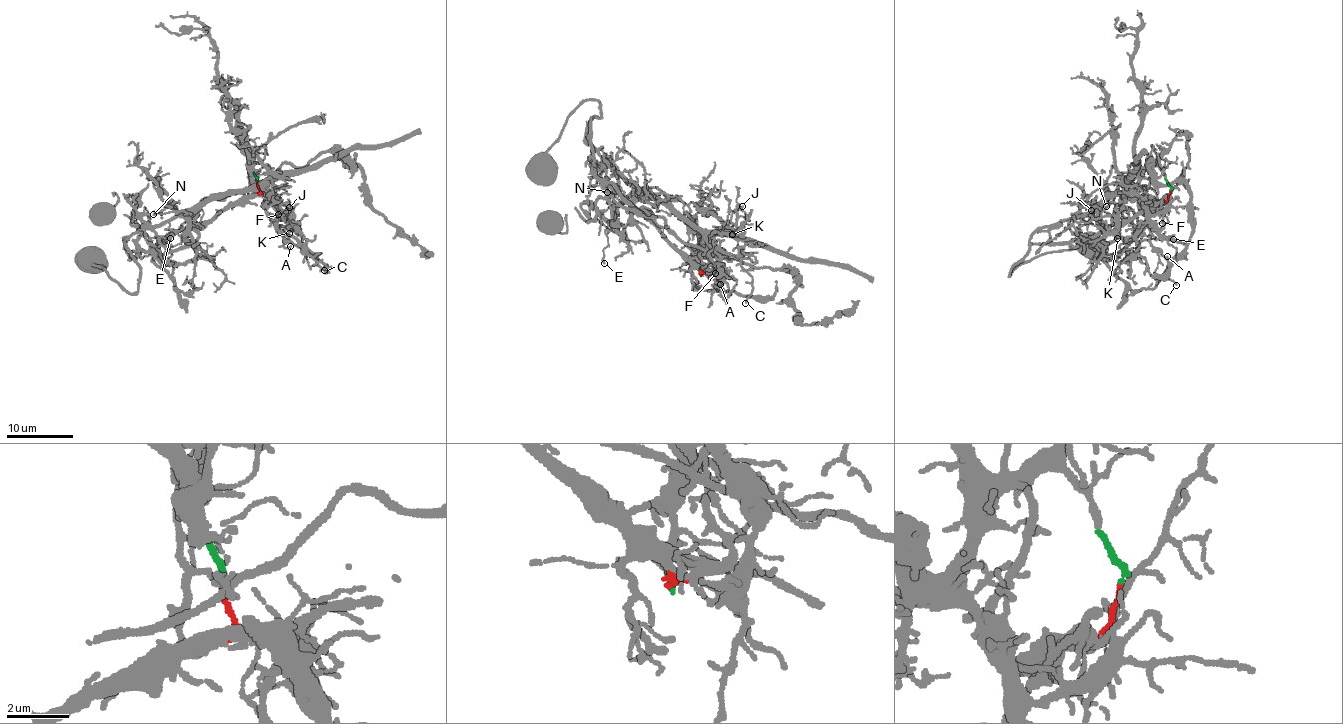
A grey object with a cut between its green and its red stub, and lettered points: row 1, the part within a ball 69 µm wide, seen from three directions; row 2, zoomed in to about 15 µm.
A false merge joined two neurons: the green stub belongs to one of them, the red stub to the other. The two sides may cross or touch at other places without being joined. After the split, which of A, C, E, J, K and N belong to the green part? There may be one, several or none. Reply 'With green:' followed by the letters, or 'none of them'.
With green: C, J, K, N

